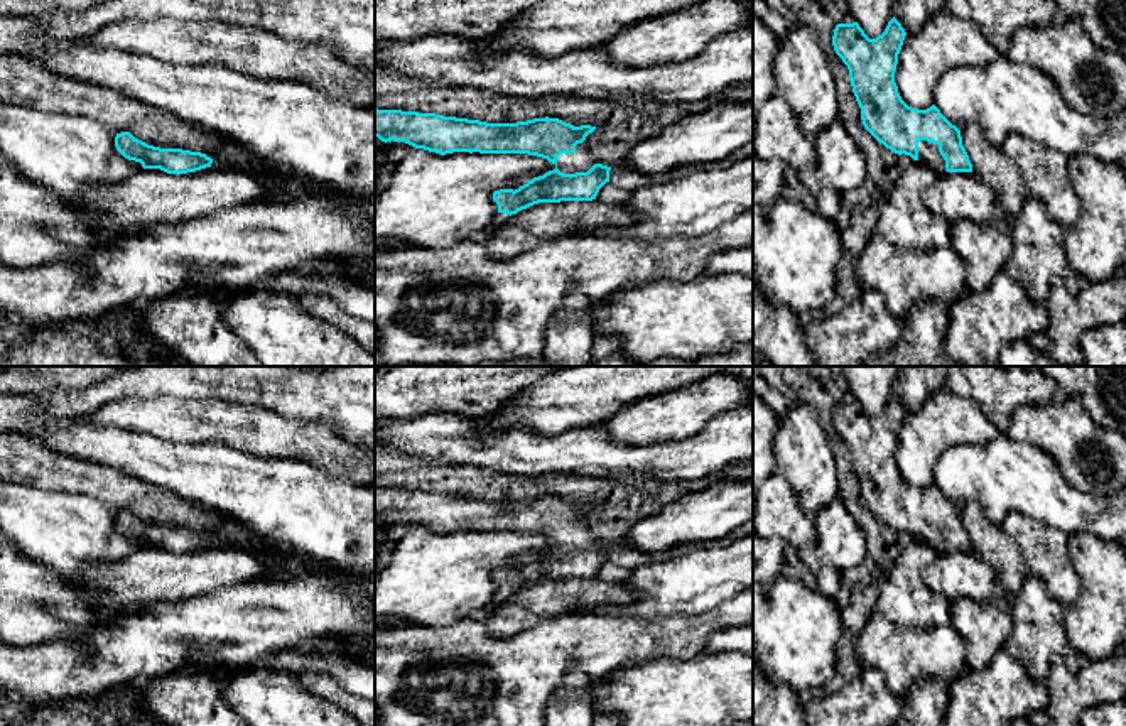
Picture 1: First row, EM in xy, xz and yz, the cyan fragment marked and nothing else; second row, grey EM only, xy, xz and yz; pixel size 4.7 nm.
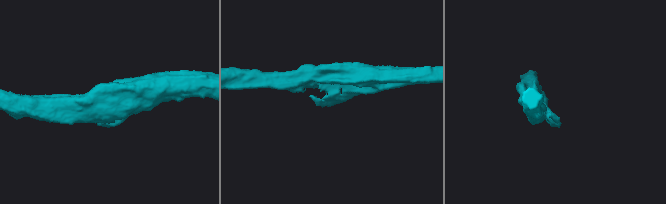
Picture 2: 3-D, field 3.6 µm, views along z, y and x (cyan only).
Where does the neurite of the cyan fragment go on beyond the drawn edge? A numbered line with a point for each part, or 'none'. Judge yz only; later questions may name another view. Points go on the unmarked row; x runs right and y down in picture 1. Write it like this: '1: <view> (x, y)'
1: yz (929, 532)

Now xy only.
none

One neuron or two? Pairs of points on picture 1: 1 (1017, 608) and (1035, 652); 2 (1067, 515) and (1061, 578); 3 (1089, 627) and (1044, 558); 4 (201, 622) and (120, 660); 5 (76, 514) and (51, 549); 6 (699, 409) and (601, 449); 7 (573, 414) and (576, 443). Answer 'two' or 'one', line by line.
1: one
2: two
3: two
4: one
5: one
6: two
7: two

